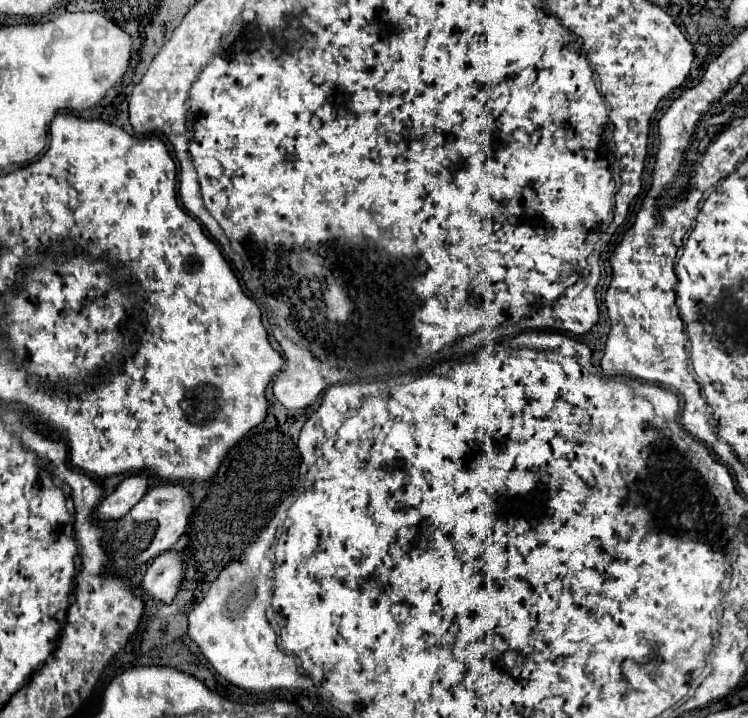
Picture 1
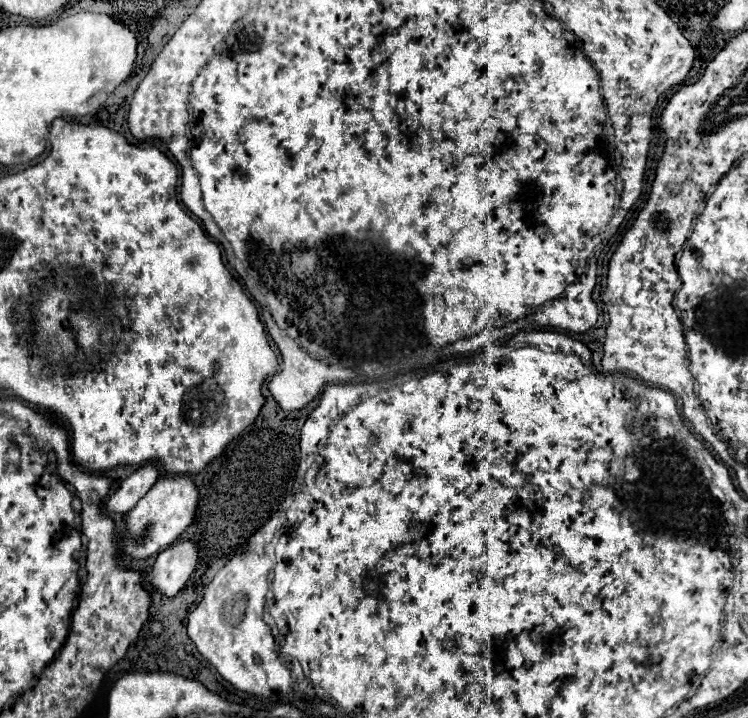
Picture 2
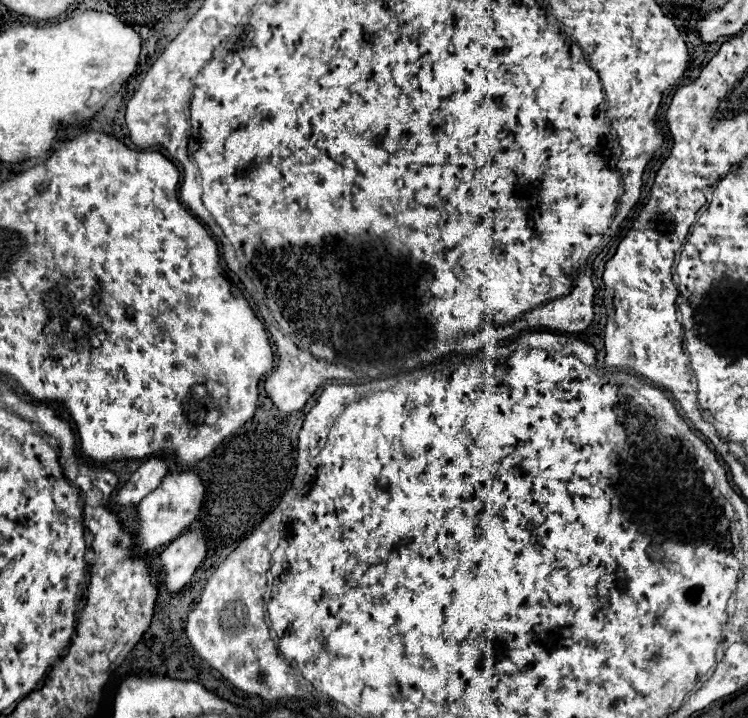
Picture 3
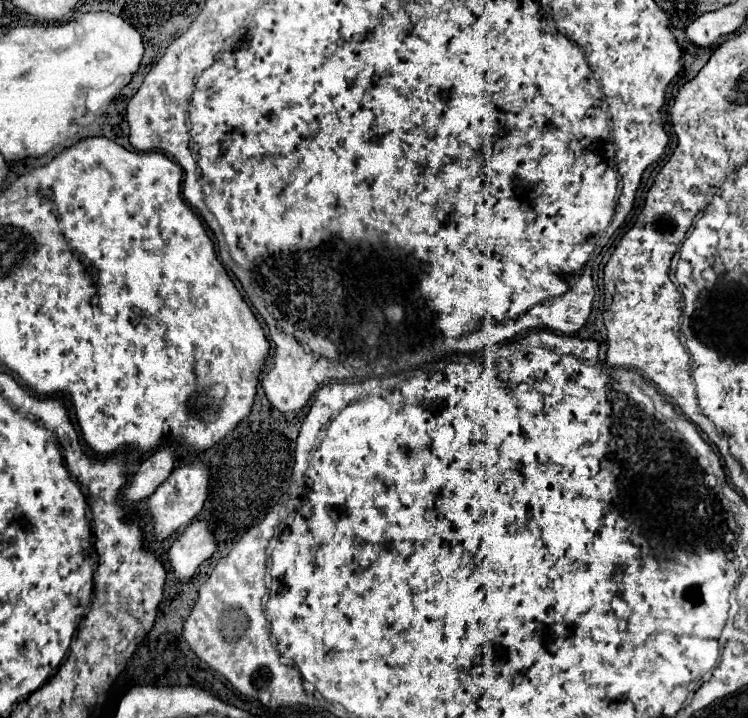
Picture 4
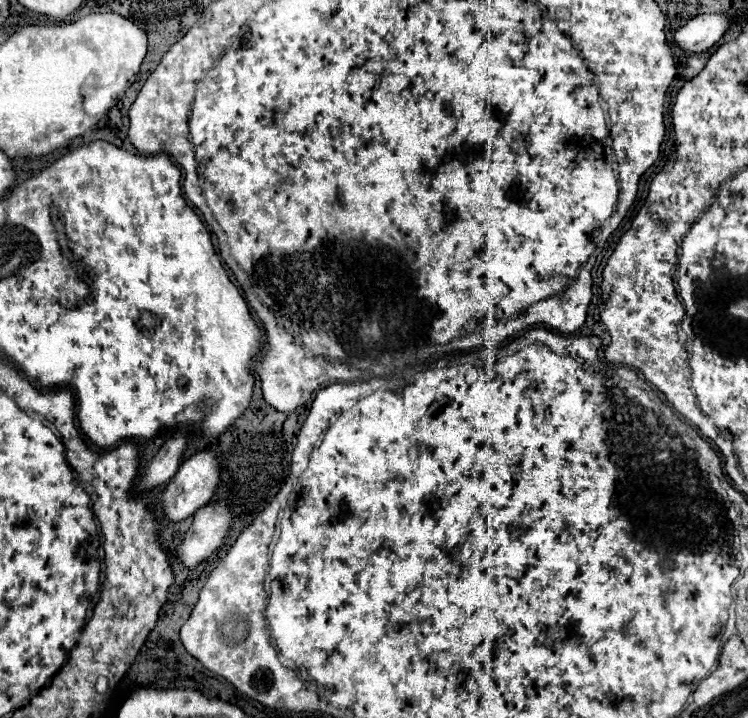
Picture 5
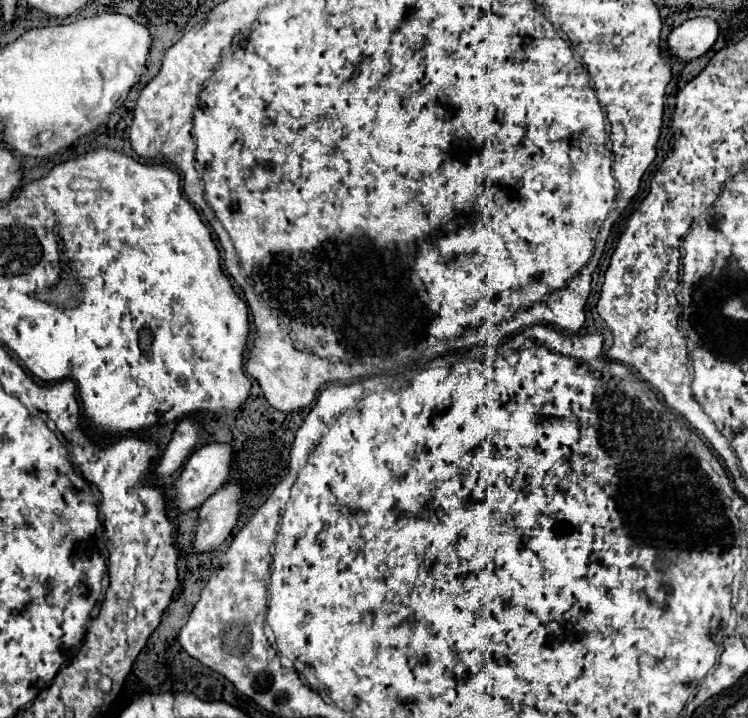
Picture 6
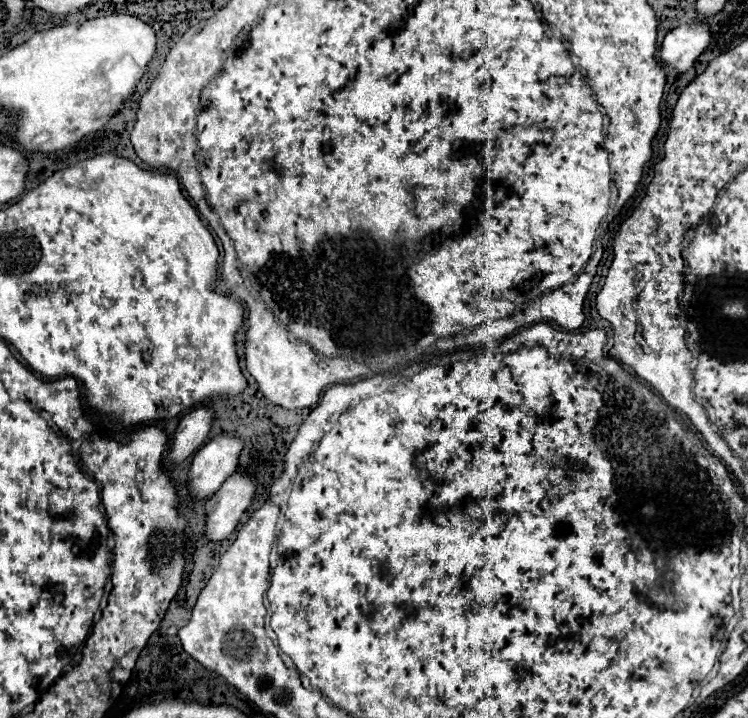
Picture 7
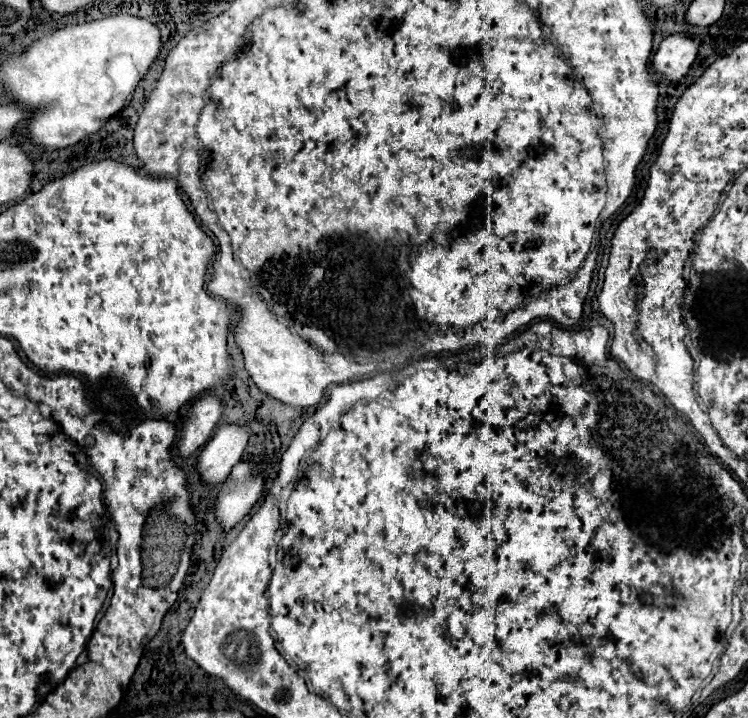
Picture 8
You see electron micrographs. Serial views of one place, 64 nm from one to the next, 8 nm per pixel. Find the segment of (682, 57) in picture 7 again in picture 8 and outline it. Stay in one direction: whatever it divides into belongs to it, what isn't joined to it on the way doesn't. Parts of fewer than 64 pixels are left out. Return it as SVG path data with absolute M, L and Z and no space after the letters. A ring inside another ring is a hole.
M674 32L664 38L654 54L652 68L672 82L678 82L692 66L702 40L688 32Z

